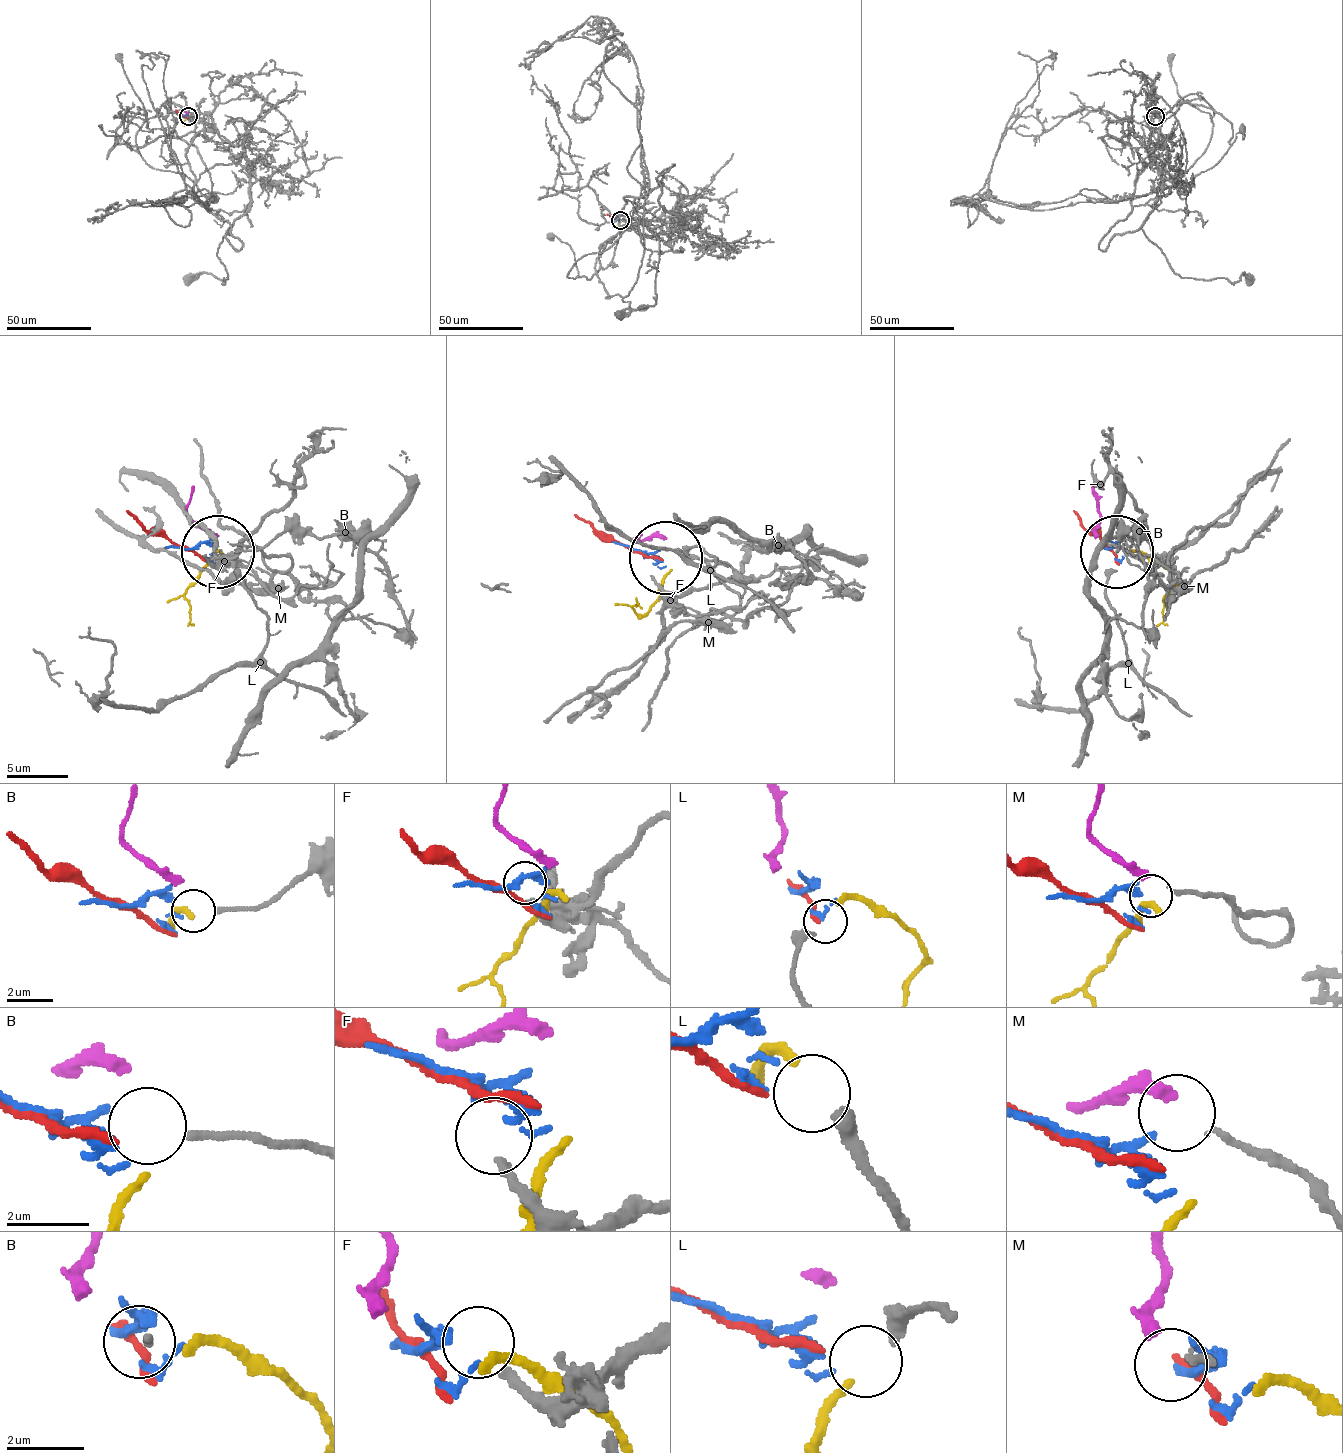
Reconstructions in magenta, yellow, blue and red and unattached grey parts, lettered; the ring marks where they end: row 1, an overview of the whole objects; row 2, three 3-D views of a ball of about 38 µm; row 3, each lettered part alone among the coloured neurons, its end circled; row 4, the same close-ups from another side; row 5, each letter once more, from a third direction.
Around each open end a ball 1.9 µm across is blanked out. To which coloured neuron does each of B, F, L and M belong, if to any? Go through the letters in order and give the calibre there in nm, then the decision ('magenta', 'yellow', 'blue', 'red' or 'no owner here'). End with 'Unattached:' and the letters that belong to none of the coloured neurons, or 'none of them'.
B: 200 nm thick; no owner here
F: 240 nm thick; blue
L: 440 nm thick; yellow
M: 140 nm thick; magenta
Unattached: B

